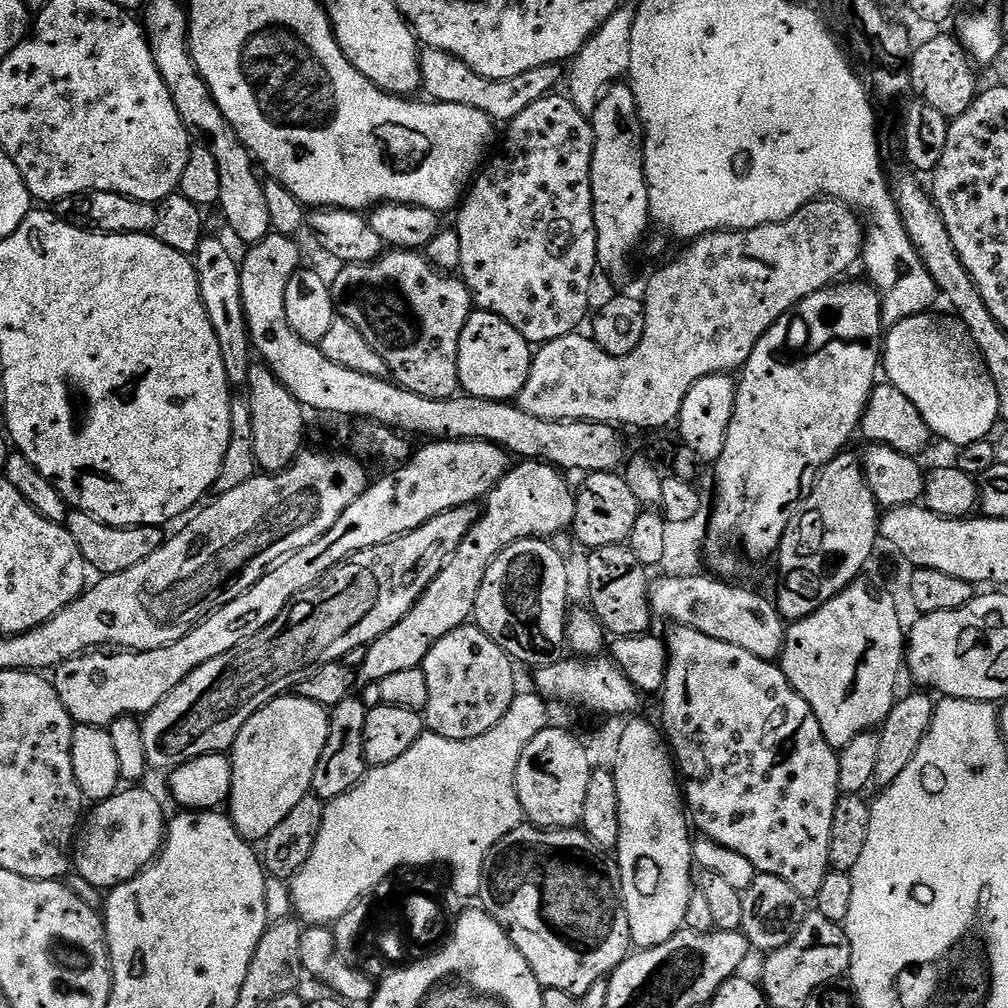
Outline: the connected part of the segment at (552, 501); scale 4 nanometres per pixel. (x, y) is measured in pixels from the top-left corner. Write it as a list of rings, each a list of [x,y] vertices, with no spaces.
[[[520,460],[509,467],[508,473],[488,493],[480,519],[448,559],[438,578],[420,595],[420,601],[402,622],[368,645],[366,662],[358,670],[361,681],[379,684],[389,674],[421,667],[426,654],[430,654],[430,646],[438,638],[446,638],[450,630],[458,630],[473,619],[482,578],[486,578],[486,570],[490,570],[501,552],[519,540],[552,538],[571,529],[576,517],[576,492],[564,476],[567,475],[561,469],[539,460]]]

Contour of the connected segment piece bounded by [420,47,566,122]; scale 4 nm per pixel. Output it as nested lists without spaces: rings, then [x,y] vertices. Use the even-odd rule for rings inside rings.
[[[425,47],[420,53],[420,70],[422,73],[422,92],[429,101],[437,104],[461,104],[474,110],[482,110],[494,122],[507,122],[518,118],[526,106],[534,106],[543,96],[555,93],[561,87],[566,72],[561,65],[543,64],[541,68],[526,70],[509,80],[491,80],[482,78],[466,62],[454,58],[437,48]]]

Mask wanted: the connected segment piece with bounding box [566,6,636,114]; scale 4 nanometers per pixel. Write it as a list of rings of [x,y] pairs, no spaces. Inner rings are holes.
[[[621,6],[595,34],[588,39],[586,46],[571,61],[570,71],[566,76],[566,88],[570,93],[572,105],[579,112],[591,114],[601,98],[608,93],[613,84],[623,81],[630,70],[630,34],[636,21],[636,13],[628,6]]]

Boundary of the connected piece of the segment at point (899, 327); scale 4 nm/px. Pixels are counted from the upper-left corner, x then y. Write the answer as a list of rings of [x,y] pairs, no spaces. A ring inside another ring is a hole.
[[[955,315],[911,316],[887,329],[882,344],[882,372],[922,414],[928,429],[957,449],[970,442],[987,440],[992,427],[1001,419],[998,390],[968,327]]]

